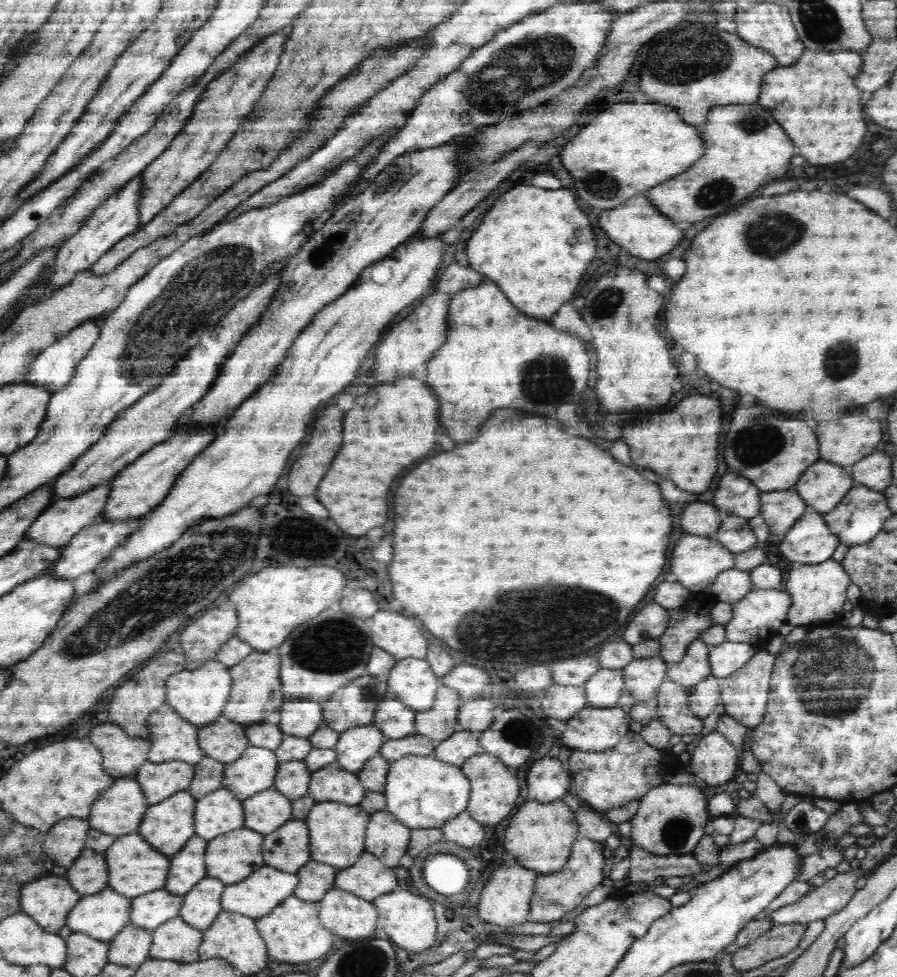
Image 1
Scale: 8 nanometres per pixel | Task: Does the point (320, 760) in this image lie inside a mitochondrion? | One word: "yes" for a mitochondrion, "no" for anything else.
no

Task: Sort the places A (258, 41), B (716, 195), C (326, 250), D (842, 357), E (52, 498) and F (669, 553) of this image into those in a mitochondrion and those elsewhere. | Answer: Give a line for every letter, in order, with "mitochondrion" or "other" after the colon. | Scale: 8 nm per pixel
A: other
B: mitochondrion
C: mitochondrion
D: mitochondrion
E: other
F: other

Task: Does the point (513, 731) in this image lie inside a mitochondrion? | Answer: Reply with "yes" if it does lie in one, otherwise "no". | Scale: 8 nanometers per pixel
yes

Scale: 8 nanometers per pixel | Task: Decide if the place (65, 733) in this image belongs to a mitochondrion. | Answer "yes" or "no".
no

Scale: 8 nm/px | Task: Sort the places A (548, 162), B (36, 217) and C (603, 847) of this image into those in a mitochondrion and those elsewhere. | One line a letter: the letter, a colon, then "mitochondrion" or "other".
A: other
B: other
C: other

